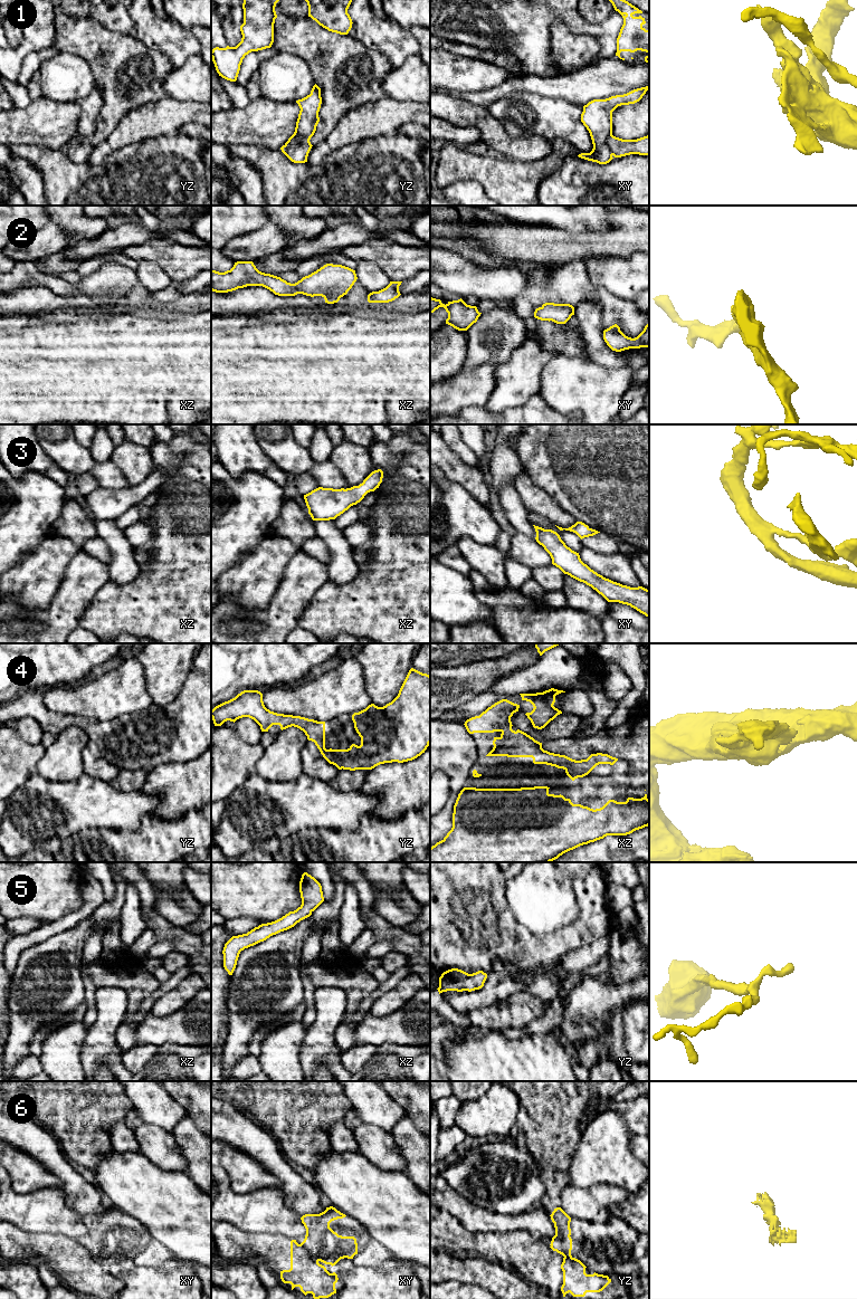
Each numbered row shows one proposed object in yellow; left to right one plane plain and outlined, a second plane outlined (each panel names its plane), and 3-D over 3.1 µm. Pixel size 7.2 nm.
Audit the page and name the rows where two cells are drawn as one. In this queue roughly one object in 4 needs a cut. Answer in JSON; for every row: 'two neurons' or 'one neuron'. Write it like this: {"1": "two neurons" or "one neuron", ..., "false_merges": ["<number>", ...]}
{"1": "two neurons", "2": "one neuron", "3": "one neuron", "4": "one neuron", "5": "one neuron", "6": "two neurons", "false_merges": ["1", "6"]}

